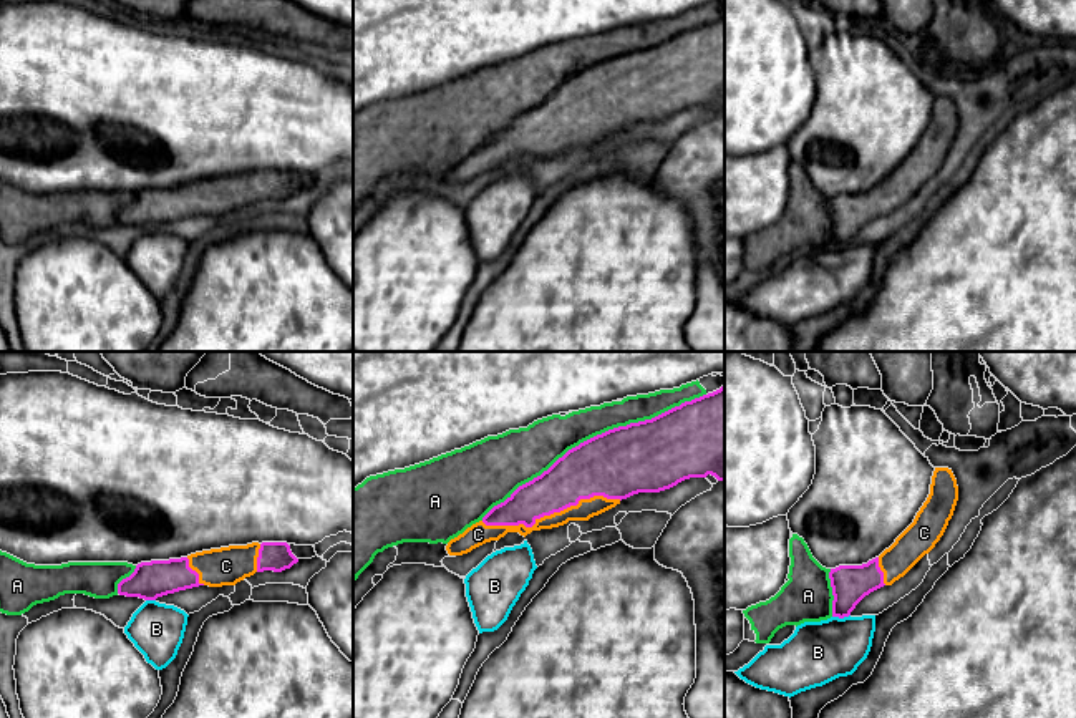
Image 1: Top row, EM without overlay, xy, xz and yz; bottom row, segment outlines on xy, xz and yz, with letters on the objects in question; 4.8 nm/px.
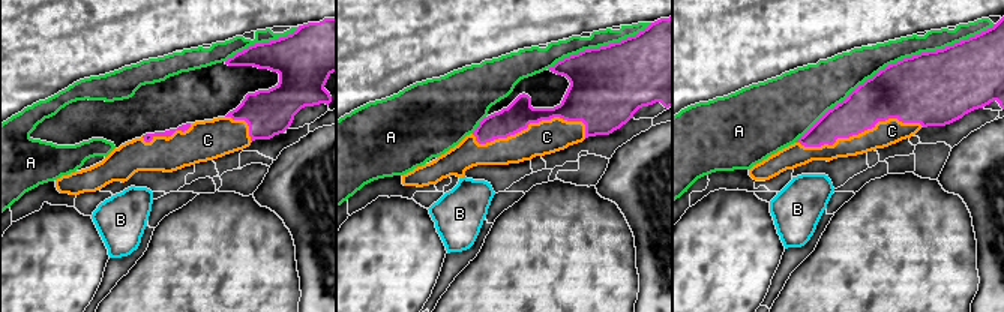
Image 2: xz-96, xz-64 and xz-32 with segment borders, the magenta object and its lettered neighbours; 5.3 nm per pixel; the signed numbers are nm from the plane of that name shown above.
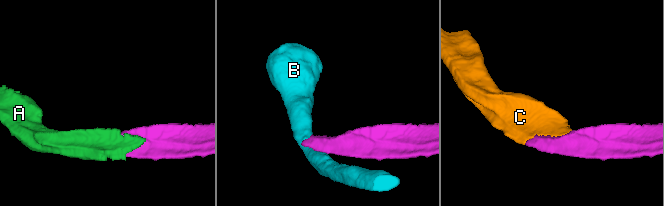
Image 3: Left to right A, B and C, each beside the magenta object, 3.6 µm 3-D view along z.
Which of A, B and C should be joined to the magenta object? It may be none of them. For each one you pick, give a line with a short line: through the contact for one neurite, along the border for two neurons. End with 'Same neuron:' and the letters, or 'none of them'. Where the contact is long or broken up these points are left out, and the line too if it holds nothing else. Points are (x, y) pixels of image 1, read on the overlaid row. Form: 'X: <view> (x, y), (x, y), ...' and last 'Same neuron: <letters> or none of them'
Same neuron: C

